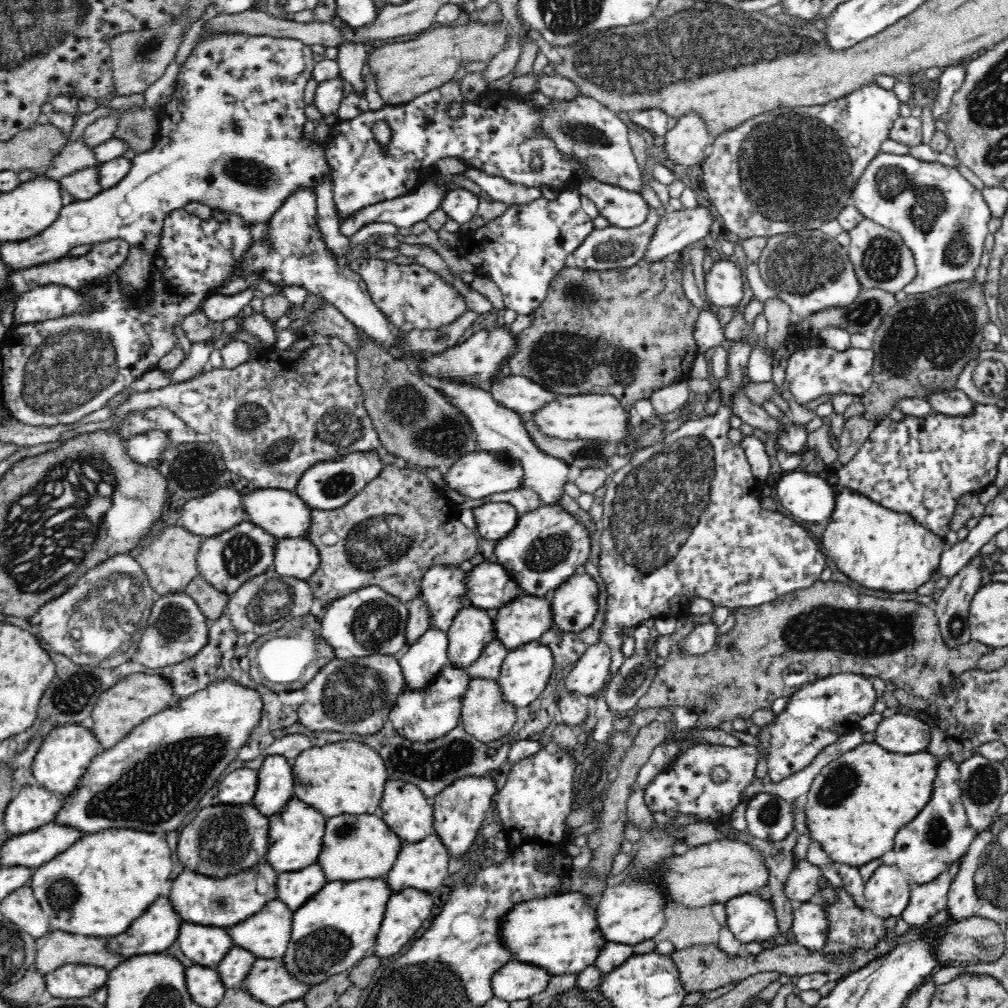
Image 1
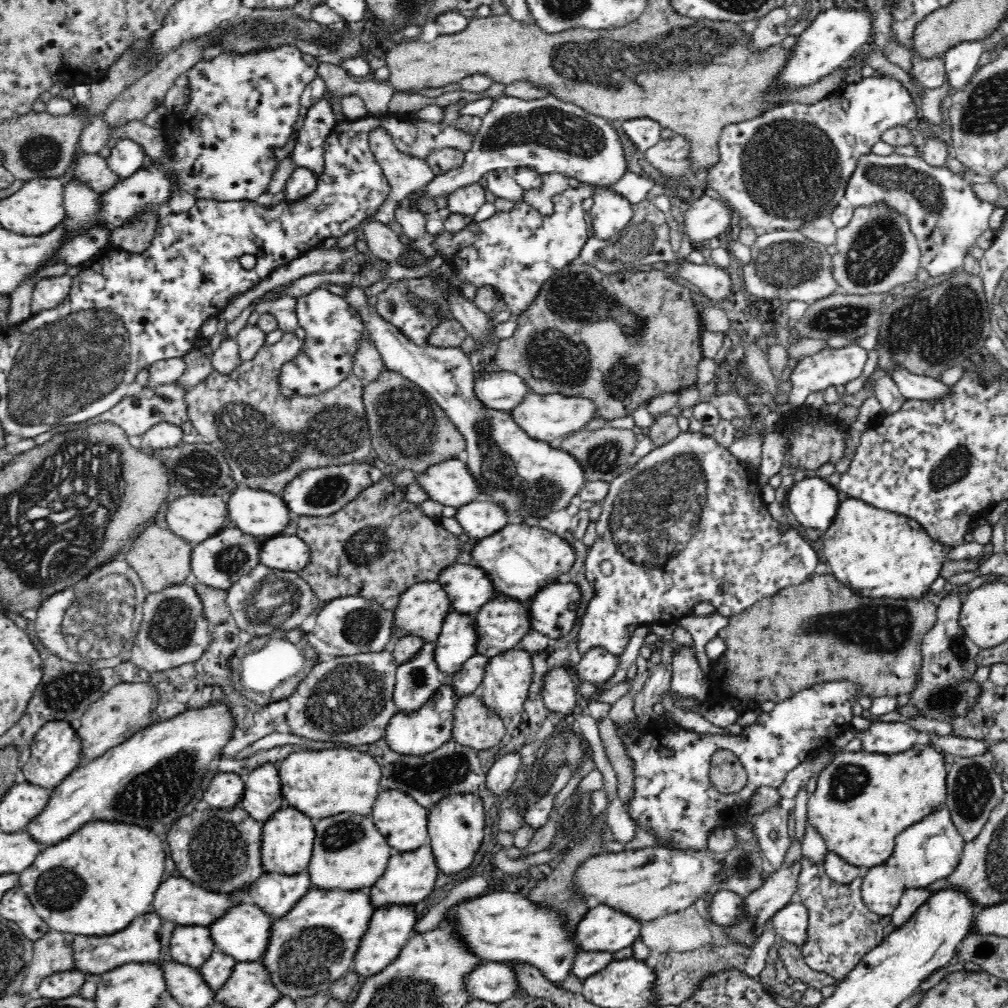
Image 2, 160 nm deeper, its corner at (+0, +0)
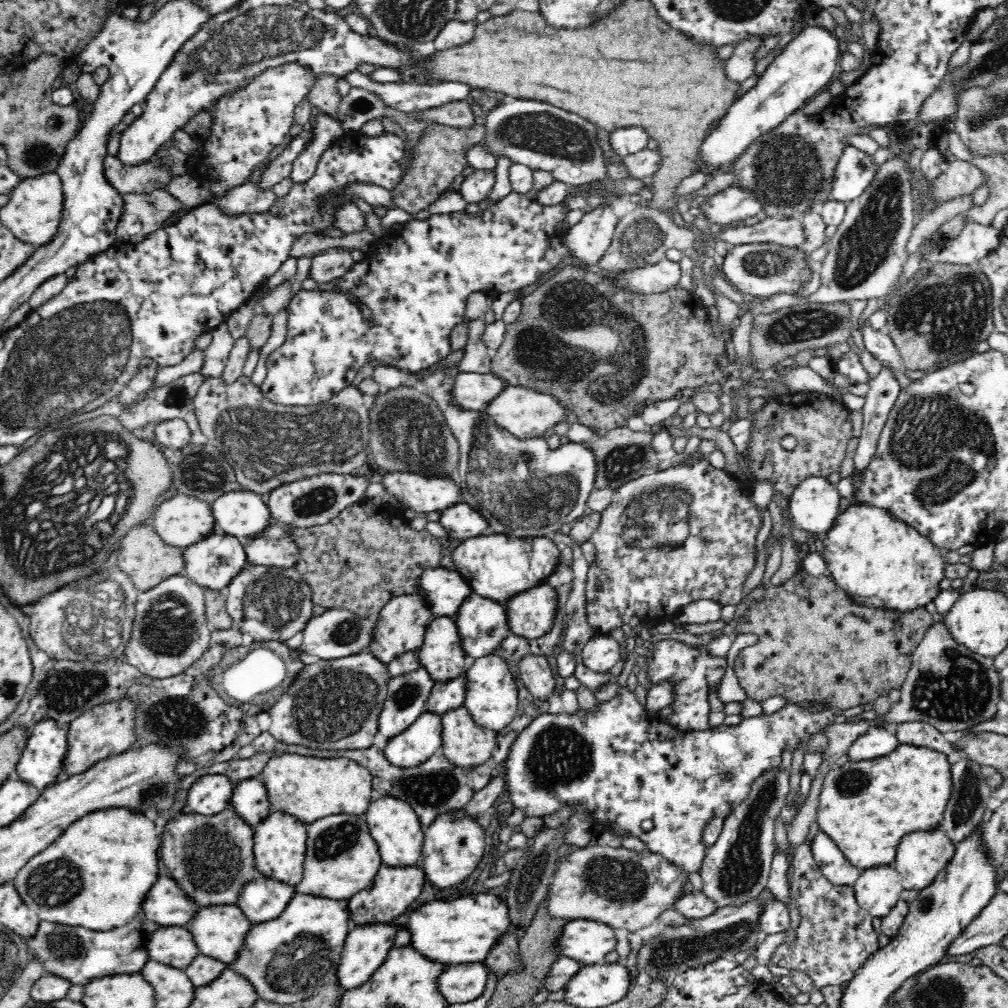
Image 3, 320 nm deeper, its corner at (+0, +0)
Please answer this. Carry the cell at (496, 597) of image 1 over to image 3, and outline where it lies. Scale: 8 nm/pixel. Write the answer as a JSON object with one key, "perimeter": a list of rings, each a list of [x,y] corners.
{"perimeter":[[[436,567],[427,569],[420,578],[420,593],[426,595],[434,615],[455,616],[460,612],[464,602],[475,594],[470,581],[458,571]]]}

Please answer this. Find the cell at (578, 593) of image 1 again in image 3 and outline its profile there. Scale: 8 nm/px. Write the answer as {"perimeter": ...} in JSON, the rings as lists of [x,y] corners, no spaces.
{"perimeter":[[[544,582],[506,600],[510,632],[529,639],[552,632],[558,618],[558,598],[558,589]]]}

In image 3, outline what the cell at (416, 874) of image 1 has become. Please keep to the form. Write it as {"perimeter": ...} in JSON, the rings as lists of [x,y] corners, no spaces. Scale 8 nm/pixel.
{"perimeter":[[[421,864],[416,865],[383,865],[372,886],[365,888],[347,900],[352,911],[354,925],[392,921],[412,909],[412,904],[419,900],[424,888],[427,888],[426,872]]]}

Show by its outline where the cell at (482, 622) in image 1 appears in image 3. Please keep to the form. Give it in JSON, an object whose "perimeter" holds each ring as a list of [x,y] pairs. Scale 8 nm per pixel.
{"perimeter":[[[451,615],[436,617],[431,622],[428,626],[428,632],[426,632],[426,638],[424,638],[424,644],[418,649],[418,654],[421,664],[436,682],[458,678],[462,672],[467,670],[470,662],[462,646],[462,637],[460,637],[460,629],[458,629],[456,618]]]}

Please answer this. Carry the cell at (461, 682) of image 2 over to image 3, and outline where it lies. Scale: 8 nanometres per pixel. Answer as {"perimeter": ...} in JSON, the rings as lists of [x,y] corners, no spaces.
{"perimeter":[[[466,671],[462,672],[458,678],[438,681],[429,699],[429,710],[445,713],[454,708],[460,708],[465,704],[468,688],[469,675]]]}

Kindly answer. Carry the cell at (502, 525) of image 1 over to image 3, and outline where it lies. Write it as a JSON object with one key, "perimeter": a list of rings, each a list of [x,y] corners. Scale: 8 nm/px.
{"perimeter":[[[458,503],[440,512],[438,520],[447,530],[449,538],[469,539],[488,534],[490,521],[468,503]]]}

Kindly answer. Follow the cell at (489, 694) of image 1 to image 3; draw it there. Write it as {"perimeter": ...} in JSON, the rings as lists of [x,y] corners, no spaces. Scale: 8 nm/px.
{"perimeter":[[[466,706],[442,713],[441,751],[456,765],[477,765],[490,759],[496,746],[497,732],[477,724]]]}

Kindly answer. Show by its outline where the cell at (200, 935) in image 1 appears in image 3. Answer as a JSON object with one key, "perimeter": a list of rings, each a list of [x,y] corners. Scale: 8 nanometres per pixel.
{"perimeter":[[[160,926],[146,940],[150,959],[174,968],[185,969],[199,955],[195,934],[186,926]]]}

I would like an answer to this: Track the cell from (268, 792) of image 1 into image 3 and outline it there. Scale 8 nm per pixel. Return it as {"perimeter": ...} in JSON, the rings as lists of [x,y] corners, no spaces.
{"perimeter":[[[260,776],[241,780],[234,789],[231,807],[246,823],[255,826],[271,813],[268,785]]]}

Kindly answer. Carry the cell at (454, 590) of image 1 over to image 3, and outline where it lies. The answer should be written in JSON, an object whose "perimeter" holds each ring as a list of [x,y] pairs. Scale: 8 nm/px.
{"perimeter":[[[416,591],[414,593],[404,593],[400,596],[392,597],[386,606],[383,606],[378,616],[378,624],[376,624],[376,632],[374,632],[374,640],[368,652],[375,654],[377,658],[384,661],[388,665],[388,661],[394,660],[400,653],[407,650],[419,649],[424,644],[428,626],[437,617],[426,599],[424,593]]]}

